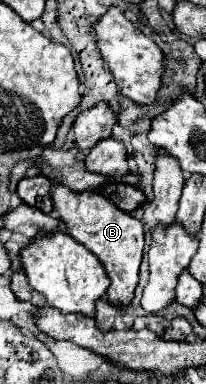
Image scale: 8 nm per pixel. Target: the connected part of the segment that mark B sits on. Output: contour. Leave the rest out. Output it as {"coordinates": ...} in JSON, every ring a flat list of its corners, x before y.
{"coordinates":[[55,186,51,196,53,208,65,222,65,232,79,244,83,244,87,250,91,250,103,264,111,280,111,286,107,288,107,302,119,308,129,306,139,280,139,264,145,244,143,224,131,214,119,210,111,200,107,200,99,192,73,192,65,186]]}

